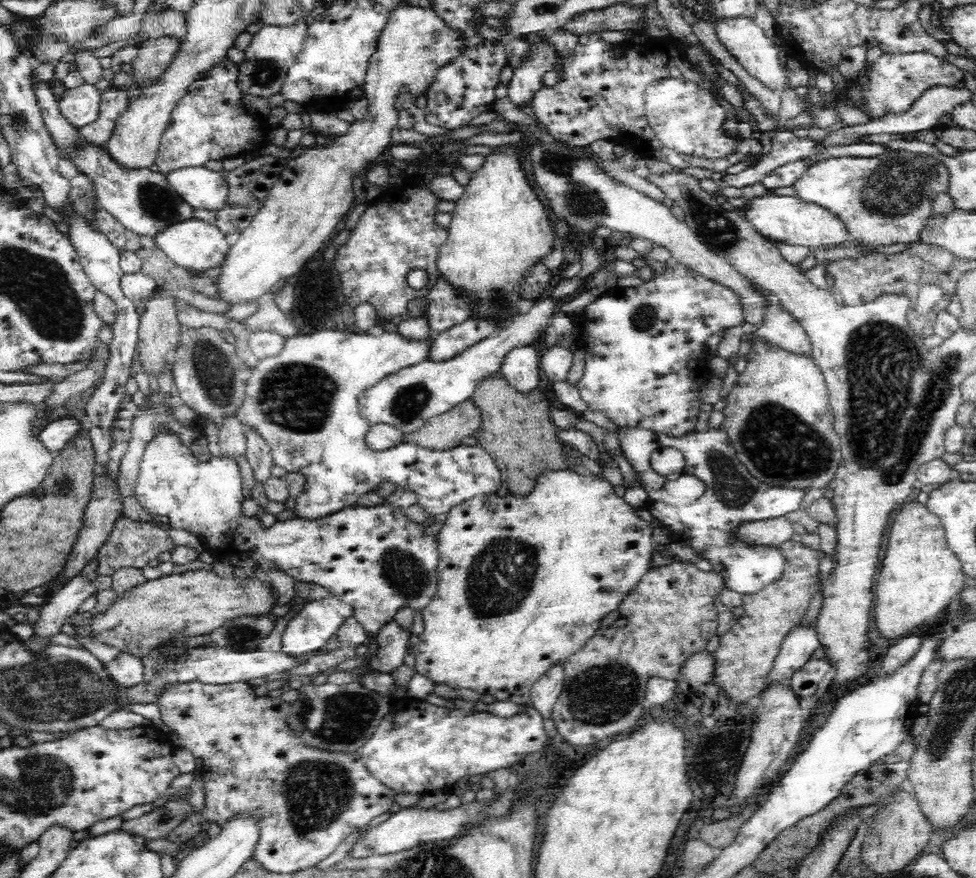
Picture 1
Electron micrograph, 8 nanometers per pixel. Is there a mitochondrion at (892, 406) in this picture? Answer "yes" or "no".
yes

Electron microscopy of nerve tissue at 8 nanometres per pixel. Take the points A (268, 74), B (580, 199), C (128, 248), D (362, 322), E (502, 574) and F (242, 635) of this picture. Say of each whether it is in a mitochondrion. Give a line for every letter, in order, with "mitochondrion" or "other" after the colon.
A: mitochondrion
B: mitochondrion
C: other
D: other
E: mitochondrion
F: mitochondrion

